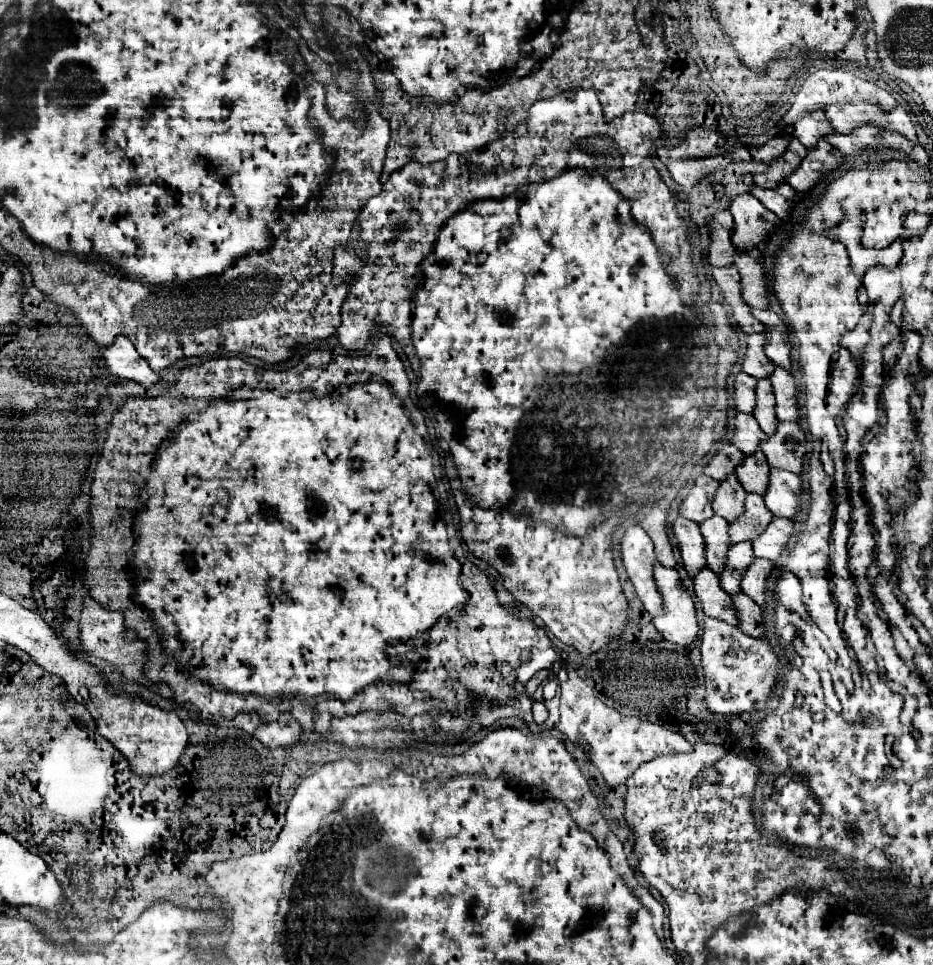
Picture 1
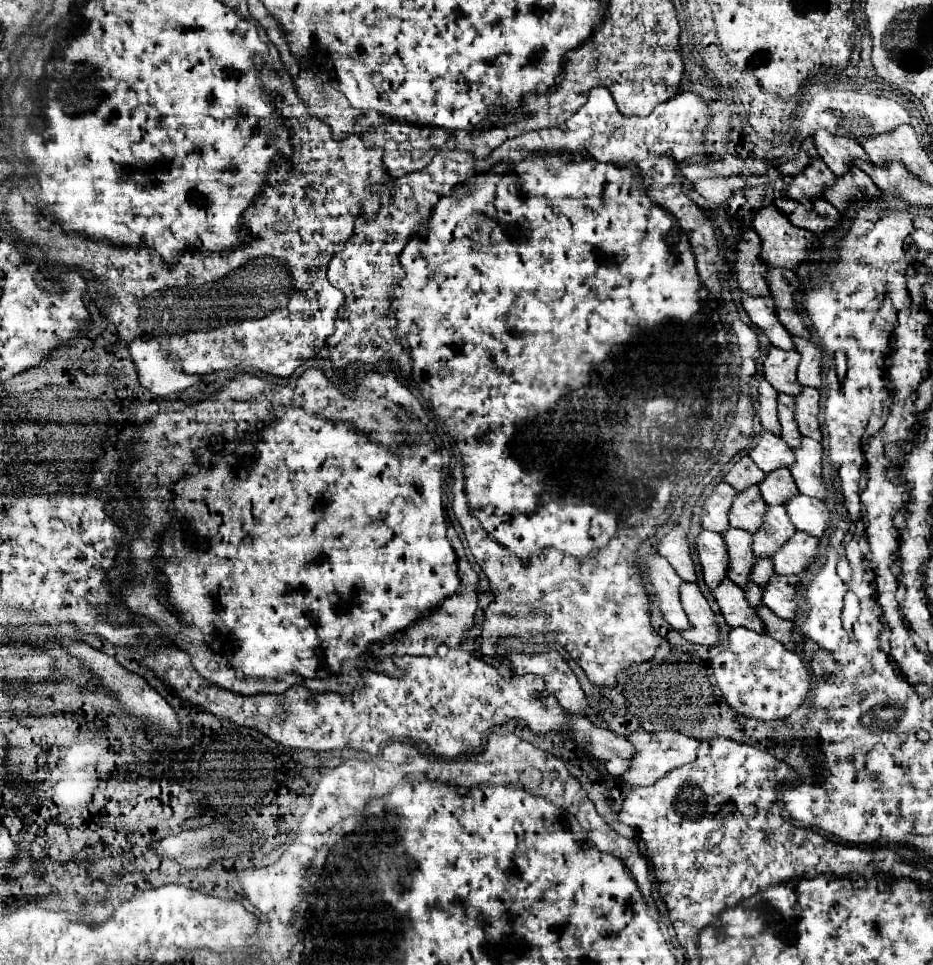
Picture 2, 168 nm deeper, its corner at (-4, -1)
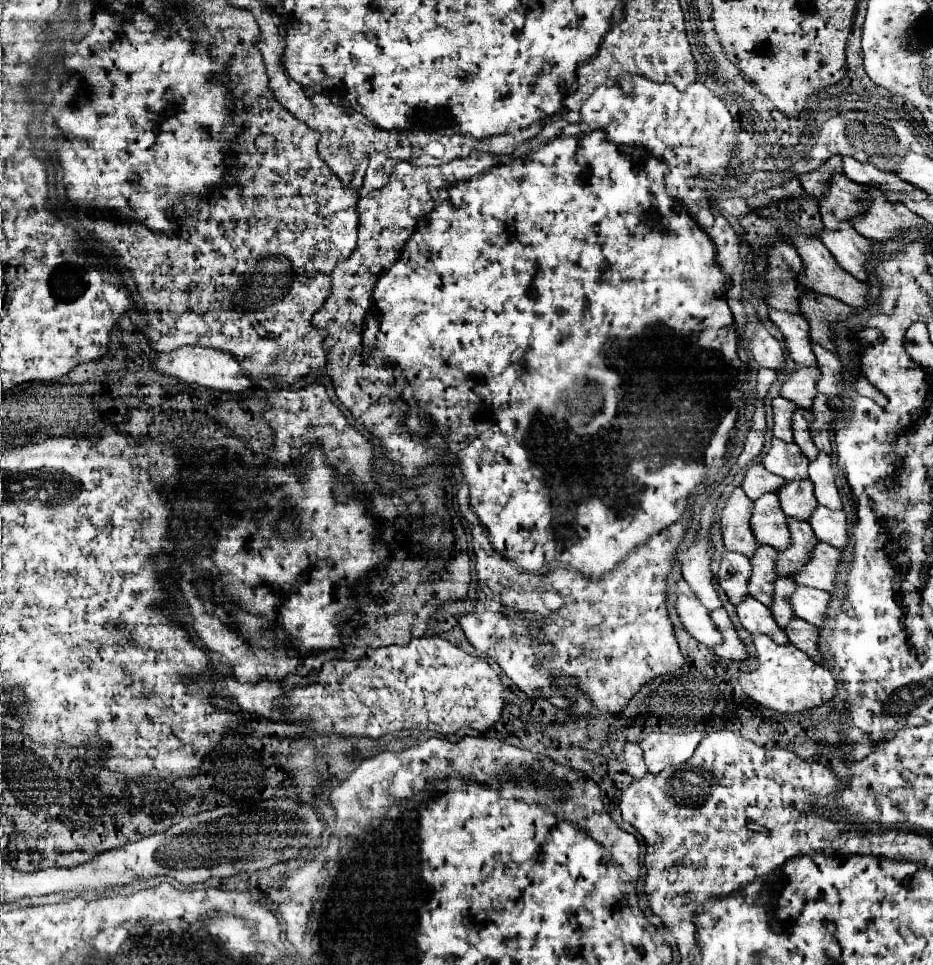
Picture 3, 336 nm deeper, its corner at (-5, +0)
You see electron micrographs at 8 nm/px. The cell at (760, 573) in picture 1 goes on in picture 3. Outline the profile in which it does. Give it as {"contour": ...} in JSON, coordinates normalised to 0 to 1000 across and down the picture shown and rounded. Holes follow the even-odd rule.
{"contour":[[[855,607],[853,613],[847,620],[847,626],[851,630],[851,636],[877,651],[883,649],[883,642],[887,638],[887,628],[890,628],[892,618],[883,611],[866,609],[866,607]]]}

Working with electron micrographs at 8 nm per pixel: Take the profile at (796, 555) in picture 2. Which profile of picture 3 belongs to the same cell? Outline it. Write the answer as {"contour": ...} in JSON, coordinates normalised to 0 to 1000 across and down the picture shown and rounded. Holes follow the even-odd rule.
{"contour":[[[877,562],[875,568],[870,570],[868,582],[860,587],[855,595],[851,595],[851,601],[868,609],[892,613],[896,607],[896,595],[900,582],[902,582],[902,572],[898,568],[885,562]]]}

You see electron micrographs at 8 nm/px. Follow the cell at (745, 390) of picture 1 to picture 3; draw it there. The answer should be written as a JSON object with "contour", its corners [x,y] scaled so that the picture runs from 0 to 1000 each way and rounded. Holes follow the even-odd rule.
{"contour":[[[838,410],[830,412],[827,417],[827,425],[830,425],[830,452],[840,456],[840,458],[849,458],[849,423],[855,423],[853,419],[849,419],[847,415],[840,415]]]}

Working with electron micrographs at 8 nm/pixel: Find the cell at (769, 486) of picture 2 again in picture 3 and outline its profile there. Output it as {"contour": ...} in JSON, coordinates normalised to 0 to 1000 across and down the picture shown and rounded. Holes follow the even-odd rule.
{"contour":[[[868,497],[845,499],[840,506],[834,508],[834,516],[836,516],[838,528],[845,535],[849,535],[851,539],[862,539],[864,541],[866,535],[870,535],[870,531],[877,524]]]}

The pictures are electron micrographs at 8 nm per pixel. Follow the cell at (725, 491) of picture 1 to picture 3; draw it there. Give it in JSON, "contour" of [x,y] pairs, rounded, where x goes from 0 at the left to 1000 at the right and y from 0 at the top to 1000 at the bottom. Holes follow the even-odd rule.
{"contour":[[[819,512],[808,520],[804,545],[815,564],[823,564],[832,570],[845,564],[845,535],[838,531],[832,512]]]}

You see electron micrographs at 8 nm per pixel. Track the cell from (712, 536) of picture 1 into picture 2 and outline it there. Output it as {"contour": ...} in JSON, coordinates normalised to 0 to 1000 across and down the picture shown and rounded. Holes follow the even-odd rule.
{"contour":[[[781,546],[779,550],[775,550],[775,559],[781,573],[779,598],[783,598],[783,602],[790,606],[801,606],[809,577],[805,571],[805,552]]]}

